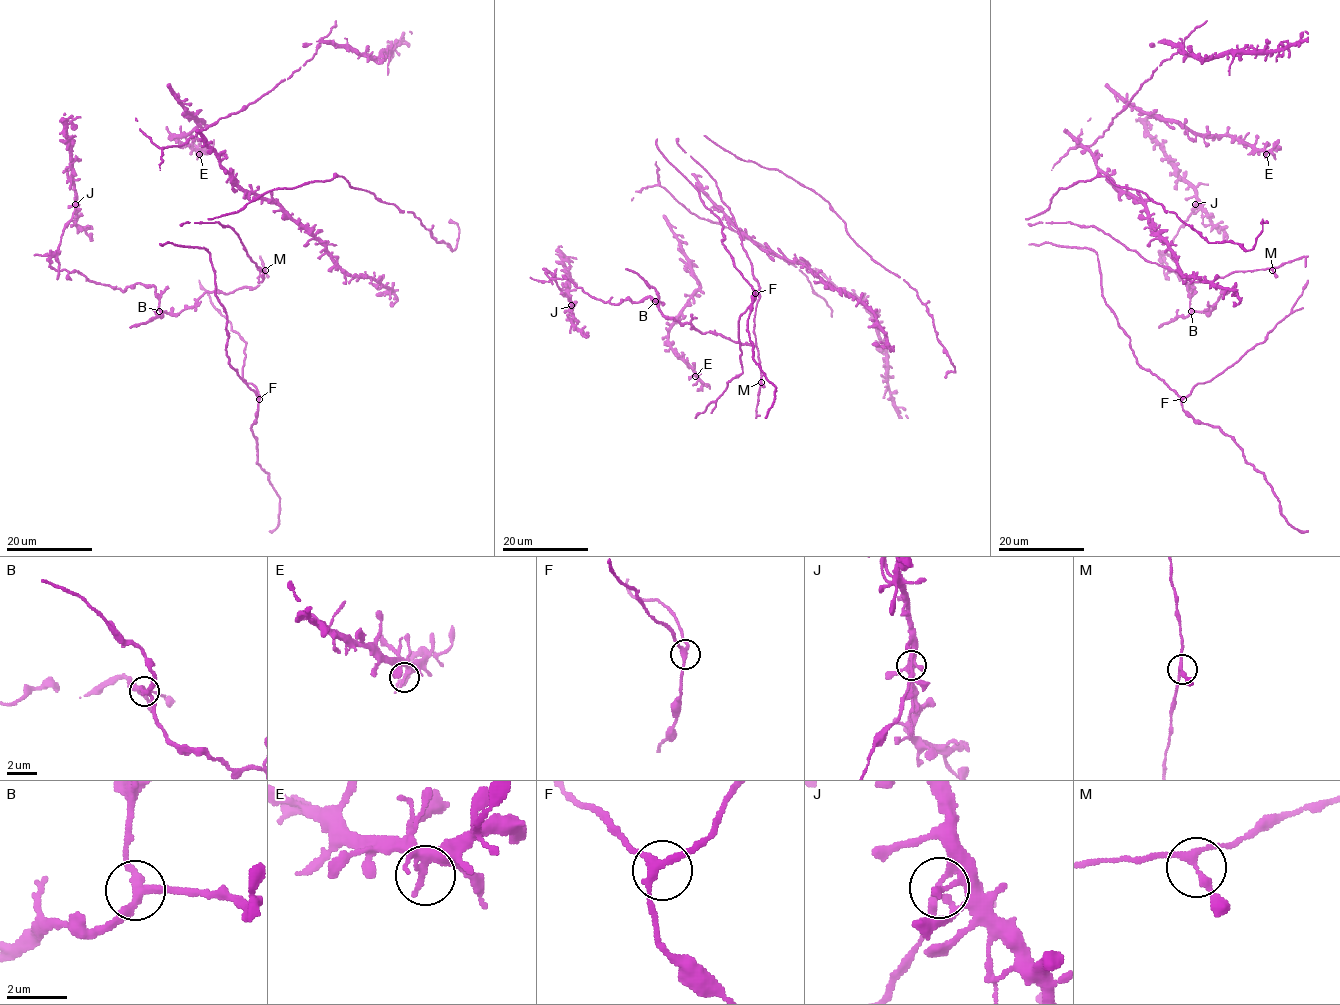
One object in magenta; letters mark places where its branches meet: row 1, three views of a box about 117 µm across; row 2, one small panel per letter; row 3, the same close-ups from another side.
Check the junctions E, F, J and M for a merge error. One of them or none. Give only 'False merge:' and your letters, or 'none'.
False merge: J

